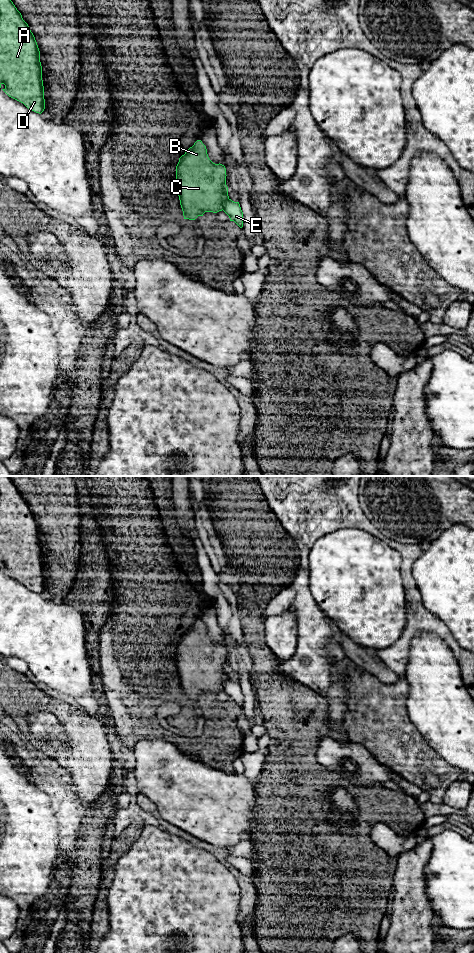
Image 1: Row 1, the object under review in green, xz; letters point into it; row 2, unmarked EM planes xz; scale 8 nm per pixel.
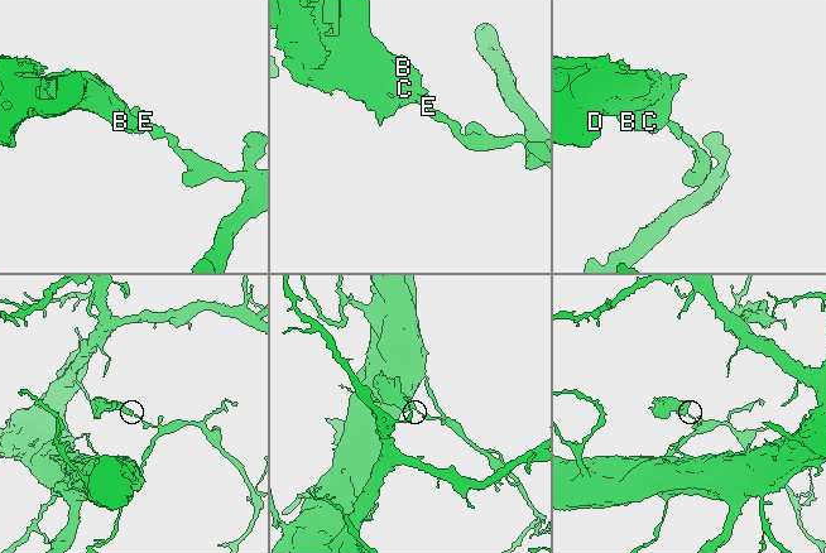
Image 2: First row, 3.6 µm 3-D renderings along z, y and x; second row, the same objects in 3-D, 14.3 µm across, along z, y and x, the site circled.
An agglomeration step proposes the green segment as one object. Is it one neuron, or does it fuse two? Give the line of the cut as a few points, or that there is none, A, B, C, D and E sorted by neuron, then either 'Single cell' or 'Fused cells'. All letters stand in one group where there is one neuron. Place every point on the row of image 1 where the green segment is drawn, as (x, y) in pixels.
Split along xz (228, 198), (222, 209). Groups: A B C D / E. Fused cells

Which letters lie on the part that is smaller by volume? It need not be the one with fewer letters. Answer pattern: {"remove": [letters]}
{"remove": ["A", "B", "C", "D"]}

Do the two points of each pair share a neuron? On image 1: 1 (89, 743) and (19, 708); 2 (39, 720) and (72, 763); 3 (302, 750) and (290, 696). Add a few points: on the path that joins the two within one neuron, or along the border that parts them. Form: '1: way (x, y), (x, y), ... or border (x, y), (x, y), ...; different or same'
1: way (74, 725), (56, 707), (49, 704), (37, 704); same
2: border (54, 715), (63, 728), (66, 737), (65, 745); different
3: way (294, 737), (294, 732), (290, 725), (290, 709); same

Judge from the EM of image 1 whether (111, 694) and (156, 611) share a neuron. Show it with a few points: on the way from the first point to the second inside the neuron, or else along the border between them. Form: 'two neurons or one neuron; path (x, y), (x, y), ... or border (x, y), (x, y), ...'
one neuron; path (122, 673), (128, 667), (128, 638), (135, 631)

